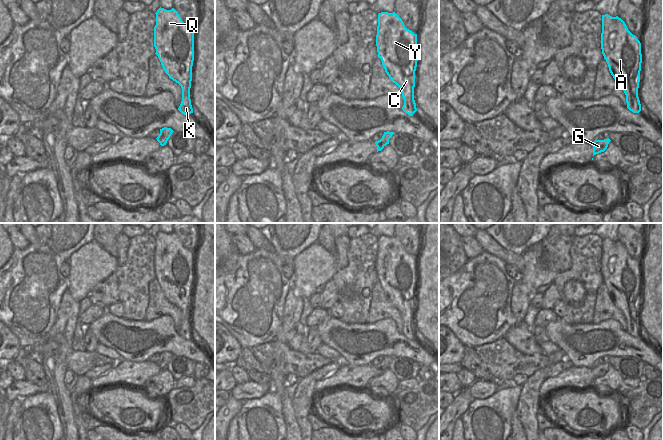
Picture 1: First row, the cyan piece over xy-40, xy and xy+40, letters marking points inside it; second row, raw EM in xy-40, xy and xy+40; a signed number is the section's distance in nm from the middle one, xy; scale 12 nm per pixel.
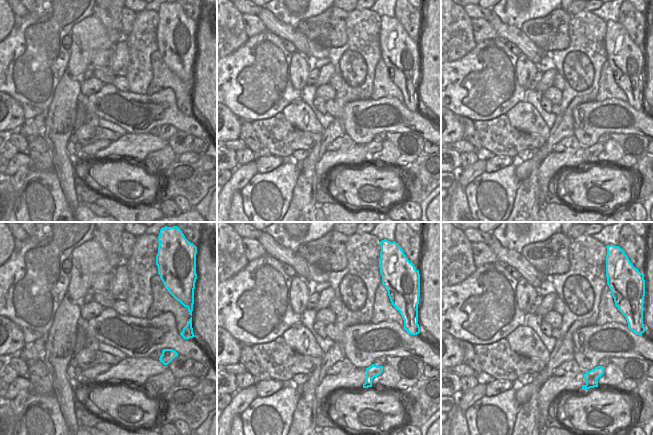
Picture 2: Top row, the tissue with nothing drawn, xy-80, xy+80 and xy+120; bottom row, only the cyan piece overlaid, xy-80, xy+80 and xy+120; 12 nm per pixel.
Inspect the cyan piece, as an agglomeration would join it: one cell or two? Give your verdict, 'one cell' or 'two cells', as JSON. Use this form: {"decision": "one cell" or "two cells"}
{"decision": "two cells"}

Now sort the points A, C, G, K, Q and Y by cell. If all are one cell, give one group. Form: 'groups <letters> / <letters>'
groups A C K Q Y / G

